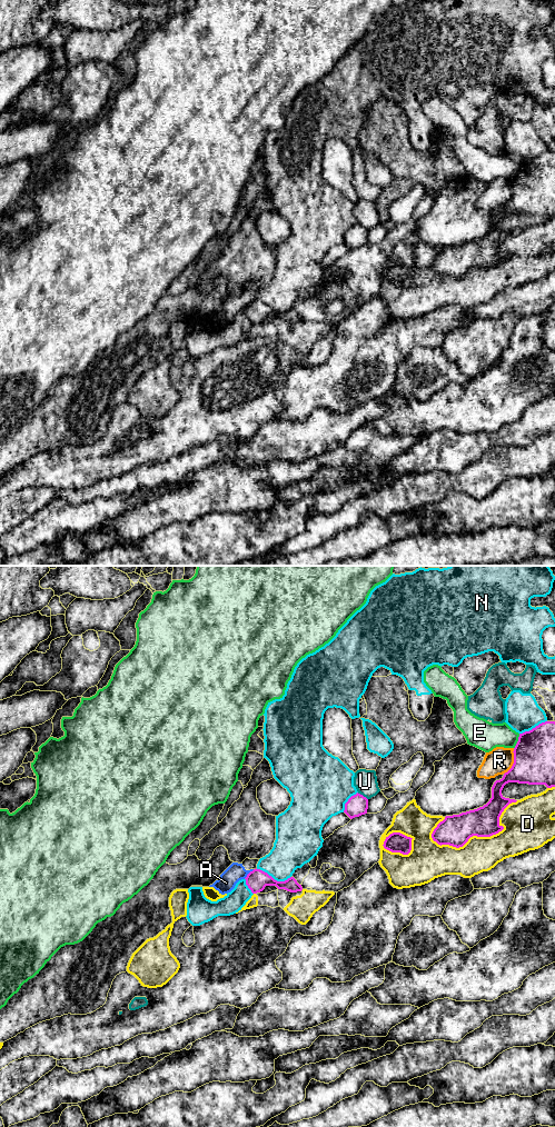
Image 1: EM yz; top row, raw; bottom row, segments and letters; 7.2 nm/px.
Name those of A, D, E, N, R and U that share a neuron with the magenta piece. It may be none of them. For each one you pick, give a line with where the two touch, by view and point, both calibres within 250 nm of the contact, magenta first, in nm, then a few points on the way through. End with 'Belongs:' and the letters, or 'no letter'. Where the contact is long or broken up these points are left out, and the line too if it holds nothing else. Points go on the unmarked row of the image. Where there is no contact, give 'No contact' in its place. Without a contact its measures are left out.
Belongs: no letter

